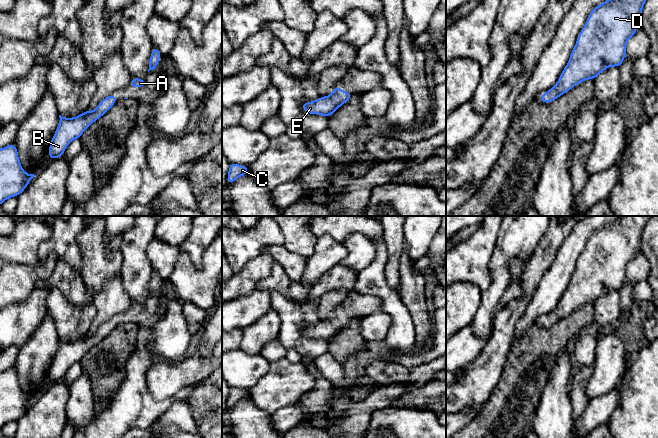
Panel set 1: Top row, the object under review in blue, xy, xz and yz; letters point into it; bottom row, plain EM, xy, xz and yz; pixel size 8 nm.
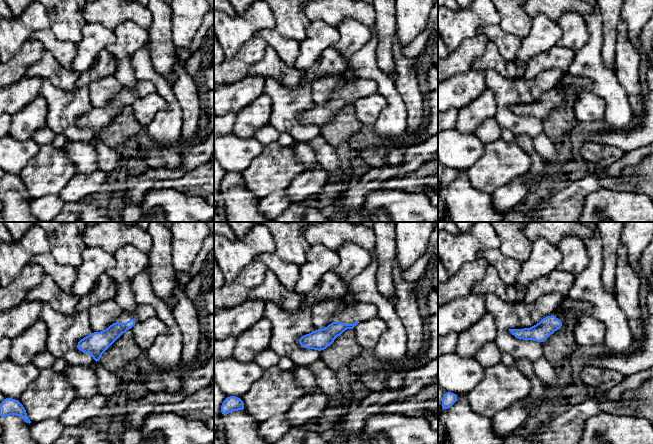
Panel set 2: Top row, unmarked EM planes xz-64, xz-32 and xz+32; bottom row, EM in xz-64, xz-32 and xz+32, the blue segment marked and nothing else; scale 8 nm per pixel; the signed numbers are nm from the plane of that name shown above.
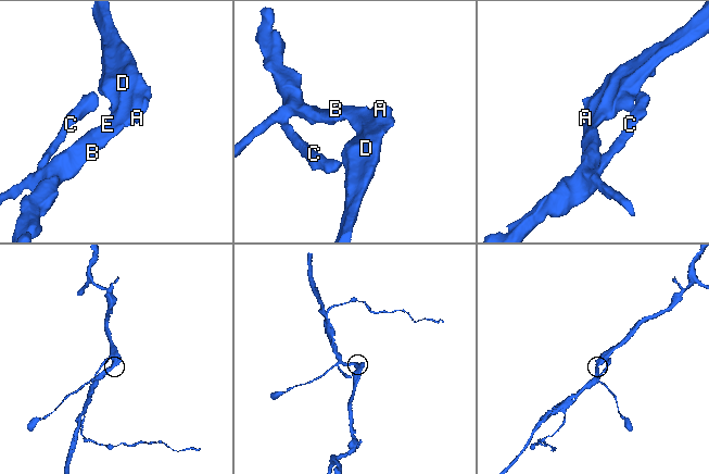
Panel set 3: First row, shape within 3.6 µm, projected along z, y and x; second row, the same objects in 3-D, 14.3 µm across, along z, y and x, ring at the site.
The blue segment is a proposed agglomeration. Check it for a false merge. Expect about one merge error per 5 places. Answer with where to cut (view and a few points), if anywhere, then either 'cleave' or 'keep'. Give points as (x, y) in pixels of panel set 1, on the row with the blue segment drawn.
no cut | keep

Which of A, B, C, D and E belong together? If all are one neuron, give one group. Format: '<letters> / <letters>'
A B C D E

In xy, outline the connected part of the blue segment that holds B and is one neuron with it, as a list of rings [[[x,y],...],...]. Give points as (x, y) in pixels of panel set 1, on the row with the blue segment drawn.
[[[116,95],[104,98],[93,111],[86,110],[77,117],[59,115],[59,124],[49,145],[49,159],[60,158],[69,143],[81,137],[83,132],[102,117],[117,101]]]

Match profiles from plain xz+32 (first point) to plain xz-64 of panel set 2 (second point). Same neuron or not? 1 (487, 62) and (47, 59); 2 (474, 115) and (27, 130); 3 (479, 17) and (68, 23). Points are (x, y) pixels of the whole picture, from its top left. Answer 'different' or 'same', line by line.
1: same
2: same
3: different

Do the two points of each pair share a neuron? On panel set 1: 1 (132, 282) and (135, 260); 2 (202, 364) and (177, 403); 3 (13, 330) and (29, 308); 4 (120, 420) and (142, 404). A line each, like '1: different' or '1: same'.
1: same
2: different
3: same
4: same

